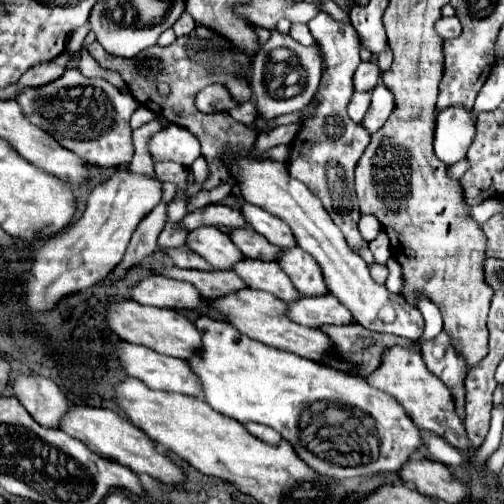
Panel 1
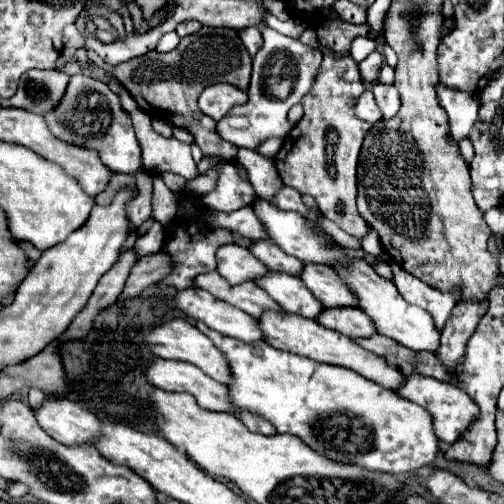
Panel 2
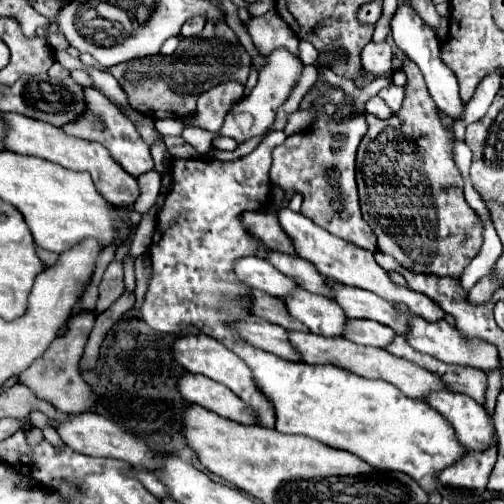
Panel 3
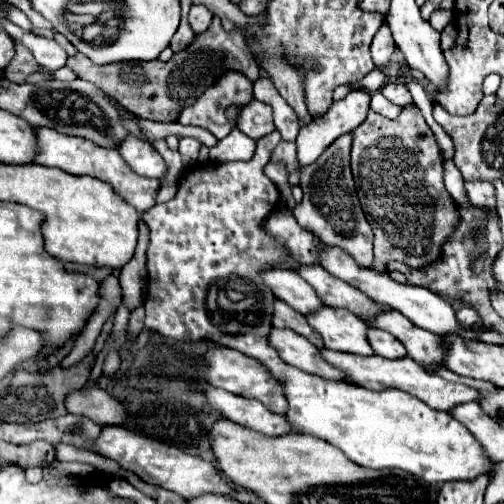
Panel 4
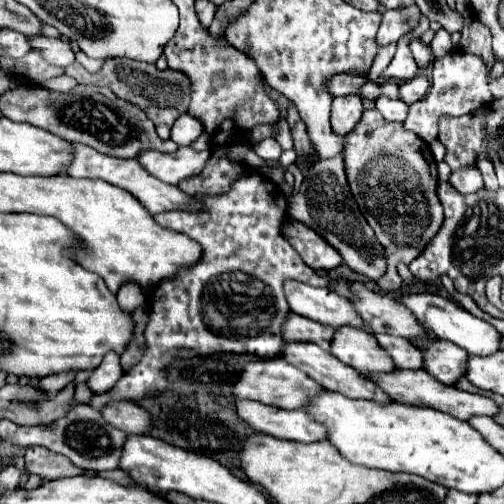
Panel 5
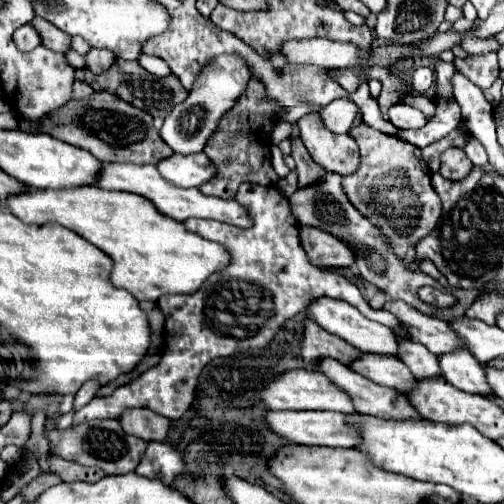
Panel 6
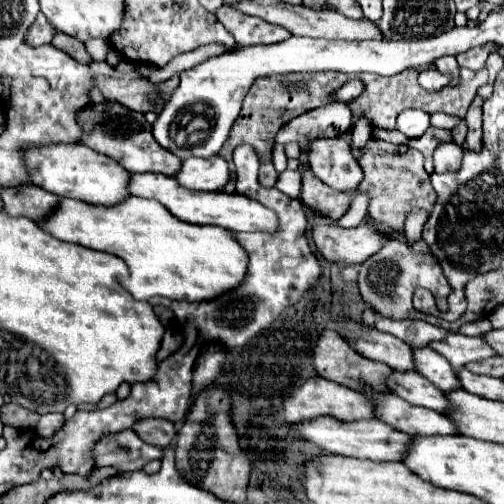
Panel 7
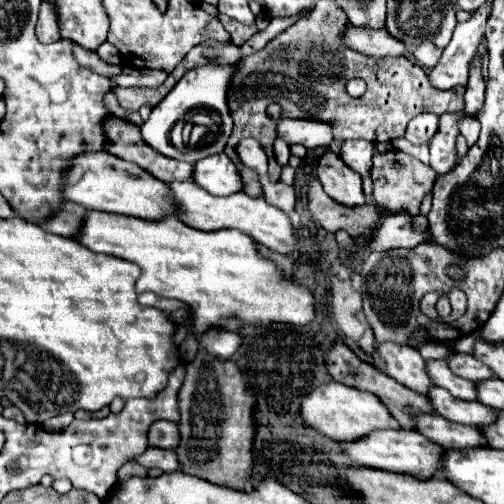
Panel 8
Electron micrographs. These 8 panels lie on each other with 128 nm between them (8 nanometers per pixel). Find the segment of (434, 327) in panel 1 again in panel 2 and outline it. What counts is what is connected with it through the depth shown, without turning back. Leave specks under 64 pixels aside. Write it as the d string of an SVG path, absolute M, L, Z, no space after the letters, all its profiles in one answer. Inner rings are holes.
M392 264L392 272L394 272L394 286L404 296L404 300L420 308L426 308L432 314L436 326L444 328L444 322L448 320L452 308L460 300L460 288L454 288L452 292L440 292L418 280L416 276L404 272L398 264Z

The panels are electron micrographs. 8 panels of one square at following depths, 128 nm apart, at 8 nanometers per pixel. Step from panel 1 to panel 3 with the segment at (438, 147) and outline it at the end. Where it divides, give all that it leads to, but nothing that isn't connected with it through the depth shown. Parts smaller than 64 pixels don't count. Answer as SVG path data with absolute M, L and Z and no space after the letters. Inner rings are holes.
M404 2L396 8L396 14L392 18L392 38L394 38L394 44L422 70L428 92L434 98L436 106L440 110L444 110L450 118L458 120L464 114L464 104L458 96L458 80L456 80L454 72L440 60L440 42L438 42L434 30L422 22L422 18L416 14L416 10L408 2Z

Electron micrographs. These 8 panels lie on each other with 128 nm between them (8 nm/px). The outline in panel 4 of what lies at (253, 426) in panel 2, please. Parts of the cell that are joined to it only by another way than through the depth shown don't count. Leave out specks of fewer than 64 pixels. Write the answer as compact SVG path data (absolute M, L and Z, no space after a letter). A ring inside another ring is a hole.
M218 346L214 350L208 350L206 352L206 362L208 362L208 368L206 368L206 378L212 386L220 386L236 396L244 396L244 398L254 398L254 400L260 400L266 408L270 408L272 412L276 414L286 414L288 410L288 400L284 396L284 388L282 384L272 378L272 374L268 372L268 368L264 368L258 360L254 358L248 358L246 354L238 352L238 350L232 350L232 348L224 348L224 346Z

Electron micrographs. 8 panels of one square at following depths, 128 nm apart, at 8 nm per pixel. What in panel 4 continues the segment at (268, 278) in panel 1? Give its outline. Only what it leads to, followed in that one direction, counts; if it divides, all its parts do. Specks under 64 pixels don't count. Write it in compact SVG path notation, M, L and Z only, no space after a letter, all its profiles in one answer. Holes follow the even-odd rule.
M324 306L314 314L308 314L308 324L320 332L324 348L334 352L348 352L358 356L374 356L368 344L368 326L344 308Z

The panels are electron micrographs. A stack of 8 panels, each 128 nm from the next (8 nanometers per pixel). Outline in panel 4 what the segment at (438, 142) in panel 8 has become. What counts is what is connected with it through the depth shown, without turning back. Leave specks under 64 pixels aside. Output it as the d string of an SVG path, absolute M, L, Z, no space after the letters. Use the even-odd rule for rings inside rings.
M474 180L474 182L464 182L466 188L466 196L472 204L482 206L482 208L492 208L496 206L496 198L494 198L494 186L490 182L482 182L482 180Z

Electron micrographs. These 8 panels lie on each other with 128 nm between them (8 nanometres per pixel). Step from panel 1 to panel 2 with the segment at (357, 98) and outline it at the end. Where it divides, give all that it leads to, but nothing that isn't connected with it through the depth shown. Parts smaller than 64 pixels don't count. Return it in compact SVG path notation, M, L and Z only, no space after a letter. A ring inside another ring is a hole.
M366 90L366 92L358 98L358 102L356 102L356 116L362 118L362 120L366 120L366 122L370 122L370 124L382 120L380 108L378 108L374 96L372 96L372 90Z

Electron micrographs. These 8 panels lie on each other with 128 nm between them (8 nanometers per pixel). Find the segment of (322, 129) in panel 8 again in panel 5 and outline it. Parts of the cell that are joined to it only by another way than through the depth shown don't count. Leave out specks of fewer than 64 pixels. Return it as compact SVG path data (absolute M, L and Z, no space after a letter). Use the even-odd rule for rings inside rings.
M344 96L332 100L332 130L340 136L348 134L362 116L362 100L358 96Z

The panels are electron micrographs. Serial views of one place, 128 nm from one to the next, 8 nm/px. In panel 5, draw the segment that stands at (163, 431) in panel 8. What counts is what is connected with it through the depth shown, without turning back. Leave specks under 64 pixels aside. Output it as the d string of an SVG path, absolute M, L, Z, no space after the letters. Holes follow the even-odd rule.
M110 402L102 414L108 424L126 434L146 434L152 426L150 414L134 402Z

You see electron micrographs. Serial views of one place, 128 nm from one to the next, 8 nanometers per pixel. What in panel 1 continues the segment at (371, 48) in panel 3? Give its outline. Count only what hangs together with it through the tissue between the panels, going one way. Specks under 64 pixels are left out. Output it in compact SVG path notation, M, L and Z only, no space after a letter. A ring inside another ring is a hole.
M360 62L354 74L356 92L370 92L380 80L380 68L374 62Z

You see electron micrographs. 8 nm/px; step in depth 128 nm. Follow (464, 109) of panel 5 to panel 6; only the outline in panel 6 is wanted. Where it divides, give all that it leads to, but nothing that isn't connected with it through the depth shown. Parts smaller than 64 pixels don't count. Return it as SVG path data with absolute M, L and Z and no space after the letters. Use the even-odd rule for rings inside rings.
M436 62L436 84L438 84L438 96L442 98L442 96L448 96L448 94L452 94L452 86L450 86L450 78L458 72L456 68L454 68L454 64L452 62ZM438 100L436 102L436 116L430 118L426 122L424 128L420 130L400 130L400 138L418 146L418 148L424 148L436 140L440 140L442 136L446 136L448 132L452 132L454 128L458 128L460 124L460 106L456 102L448 102L448 100Z

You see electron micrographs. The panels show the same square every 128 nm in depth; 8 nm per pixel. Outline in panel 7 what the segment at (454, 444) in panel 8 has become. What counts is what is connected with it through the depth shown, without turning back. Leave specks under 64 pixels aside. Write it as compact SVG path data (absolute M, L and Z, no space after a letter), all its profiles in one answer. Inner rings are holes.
M384 394L380 400L378 396L370 396L376 402L376 416L390 424L396 430L402 430L410 436L448 436L458 434L452 420L444 414L432 412L428 408L420 408L408 404L396 394Z

